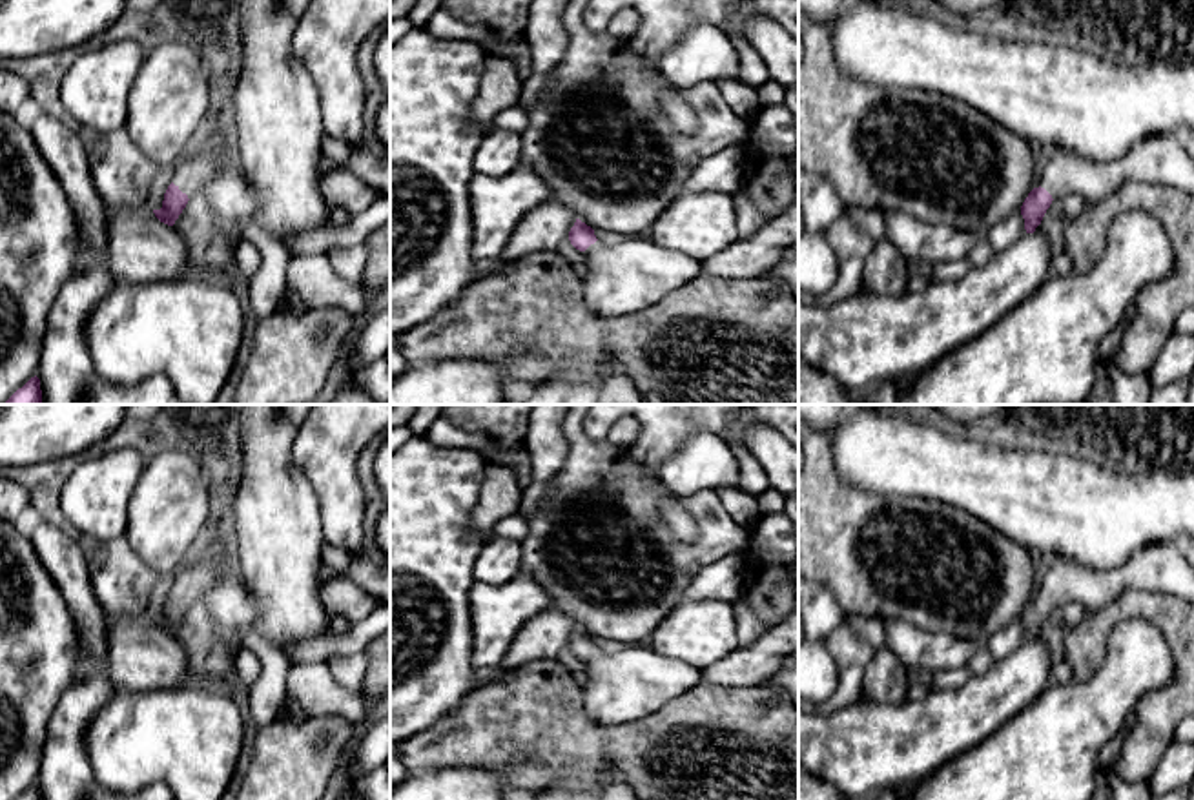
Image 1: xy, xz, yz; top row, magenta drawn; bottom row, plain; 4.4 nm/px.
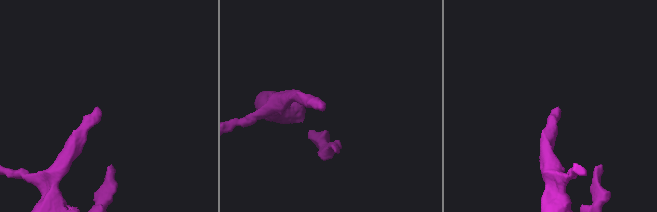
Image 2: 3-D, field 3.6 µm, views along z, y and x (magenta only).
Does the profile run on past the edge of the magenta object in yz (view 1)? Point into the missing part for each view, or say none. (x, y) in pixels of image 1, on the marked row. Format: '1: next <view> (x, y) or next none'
1: next yz (1162, 159)

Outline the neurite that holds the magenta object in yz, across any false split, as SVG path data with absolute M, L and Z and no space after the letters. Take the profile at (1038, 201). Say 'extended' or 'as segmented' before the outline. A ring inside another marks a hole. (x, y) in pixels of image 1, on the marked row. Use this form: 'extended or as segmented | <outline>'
extended | M1179 133L1150 135L1132 146L1117 160L1092 160L1077 157L1063 148L1055 149L1043 171L1041 186L1034 188L1021 206L1026 233L1034 233L1054 200L1065 195L1079 195L1085 204L1099 202L1125 182L1156 184L1181 190L1194 197L1194 160L1183 146Z

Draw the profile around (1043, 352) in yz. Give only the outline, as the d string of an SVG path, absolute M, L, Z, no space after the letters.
M1141 210L1121 213L1112 219L1105 253L1090 272L1068 275L1052 272L1037 292L1001 321L908 379L904 392L895 383L884 381L864 394L862 405L1081 405L1096 381L1101 341L1130 317L1139 290L1165 279L1172 266L1172 244L1159 221Z

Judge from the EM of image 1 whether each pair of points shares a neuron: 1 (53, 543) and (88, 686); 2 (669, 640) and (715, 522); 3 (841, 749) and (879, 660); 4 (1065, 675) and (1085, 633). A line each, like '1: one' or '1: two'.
1: one
2: two
3: two
4: two

